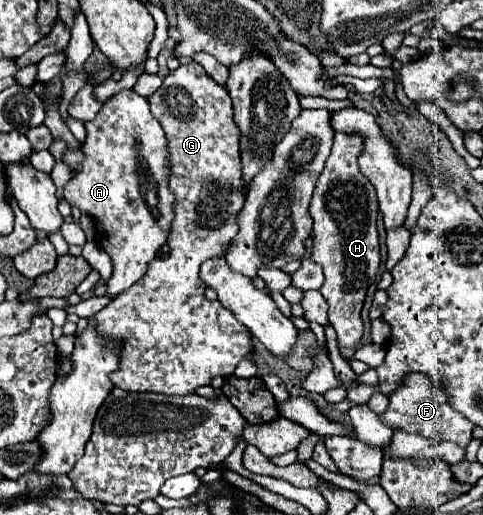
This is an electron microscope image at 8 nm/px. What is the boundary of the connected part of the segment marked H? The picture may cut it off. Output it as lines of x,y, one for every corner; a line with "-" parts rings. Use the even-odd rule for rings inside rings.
335,132
335,144
325,168
317,180
311,198
313,218
313,260
323,266
325,284
321,294
329,304
329,318
337,332
339,346
355,348
363,336
361,308
369,284
375,282
379,268
379,238
377,238
377,194
373,184
359,172
357,158
363,152
363,140
359,134

